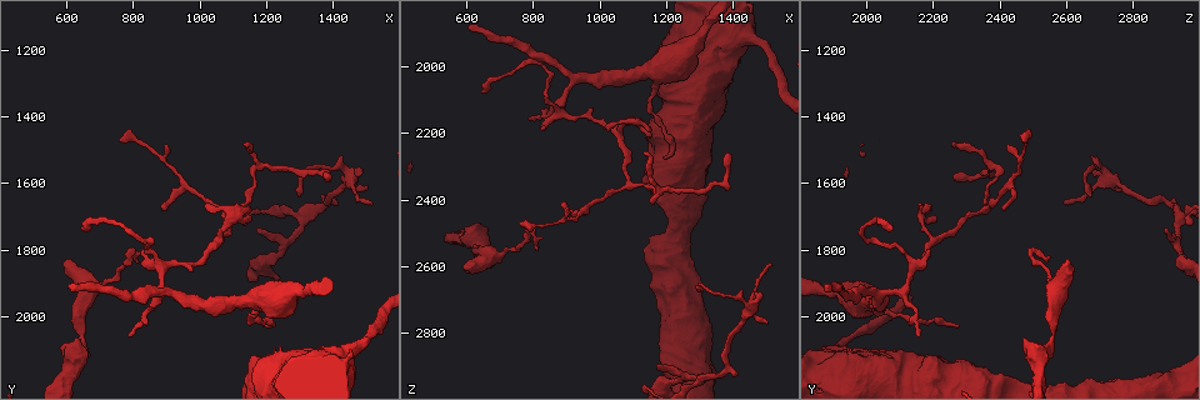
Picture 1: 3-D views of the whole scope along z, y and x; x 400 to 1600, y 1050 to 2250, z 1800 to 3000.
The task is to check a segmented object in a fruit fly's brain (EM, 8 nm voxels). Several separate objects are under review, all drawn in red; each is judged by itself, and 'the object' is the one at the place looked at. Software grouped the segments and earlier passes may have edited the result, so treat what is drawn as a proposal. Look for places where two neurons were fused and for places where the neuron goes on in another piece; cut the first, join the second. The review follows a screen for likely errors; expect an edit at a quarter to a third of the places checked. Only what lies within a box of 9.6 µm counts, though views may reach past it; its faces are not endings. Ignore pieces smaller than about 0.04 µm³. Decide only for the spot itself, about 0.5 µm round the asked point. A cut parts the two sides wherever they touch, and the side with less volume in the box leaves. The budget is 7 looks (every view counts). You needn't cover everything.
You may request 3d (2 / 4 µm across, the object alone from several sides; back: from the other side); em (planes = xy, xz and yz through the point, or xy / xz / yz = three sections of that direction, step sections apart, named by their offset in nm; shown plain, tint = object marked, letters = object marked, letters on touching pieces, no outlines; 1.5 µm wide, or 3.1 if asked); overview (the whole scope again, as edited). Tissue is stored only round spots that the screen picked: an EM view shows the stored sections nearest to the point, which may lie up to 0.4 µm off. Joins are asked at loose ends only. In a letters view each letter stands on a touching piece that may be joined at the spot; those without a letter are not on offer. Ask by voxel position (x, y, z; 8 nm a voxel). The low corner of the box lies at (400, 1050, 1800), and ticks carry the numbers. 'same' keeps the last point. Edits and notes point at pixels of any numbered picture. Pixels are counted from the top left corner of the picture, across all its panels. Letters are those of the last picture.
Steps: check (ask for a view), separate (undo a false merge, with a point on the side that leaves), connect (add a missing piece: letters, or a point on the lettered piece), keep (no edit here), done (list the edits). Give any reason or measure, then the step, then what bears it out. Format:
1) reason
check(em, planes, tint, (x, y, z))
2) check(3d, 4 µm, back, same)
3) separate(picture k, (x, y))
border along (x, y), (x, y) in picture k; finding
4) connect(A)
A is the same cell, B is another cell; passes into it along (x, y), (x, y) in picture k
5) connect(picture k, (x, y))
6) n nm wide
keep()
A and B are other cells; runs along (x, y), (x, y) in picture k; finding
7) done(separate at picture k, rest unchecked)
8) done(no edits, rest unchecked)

thin end
check(3d, 4 µm, (1510, 1660, 2600))

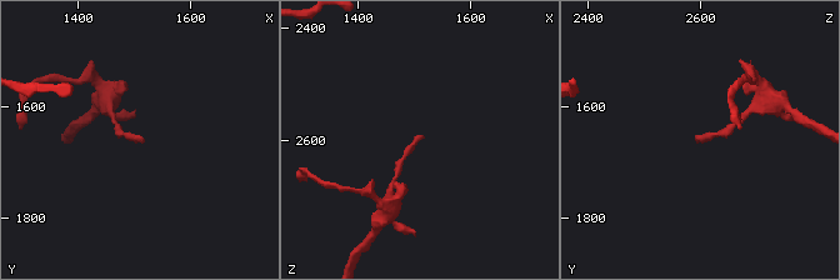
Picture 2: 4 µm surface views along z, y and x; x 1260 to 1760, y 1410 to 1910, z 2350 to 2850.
check(em, xz, step 8, letters, (1510, 1665, 2590))

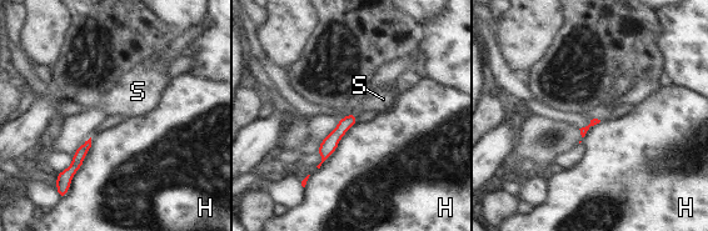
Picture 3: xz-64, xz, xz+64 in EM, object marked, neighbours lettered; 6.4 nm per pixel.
keep()
H and S are other cells; border along (350, 113), (357, 114) in picture 3; no lettered piece goes on from it

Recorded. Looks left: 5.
thin end
check(em, planes, letters, (1390, 1580, 2250))

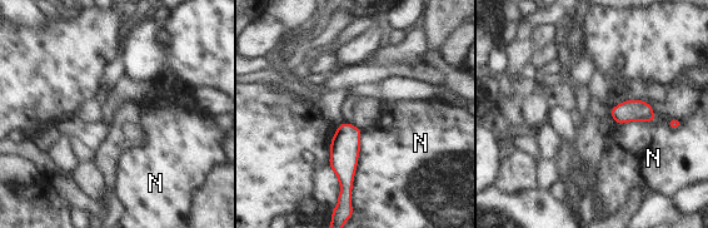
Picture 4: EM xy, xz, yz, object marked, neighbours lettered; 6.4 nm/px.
N touches over 440 nm
keep()
N is another cell; no lettered piece goes on from it

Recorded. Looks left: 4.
check(3d, 4 µm, (1150, 1580, 2400))

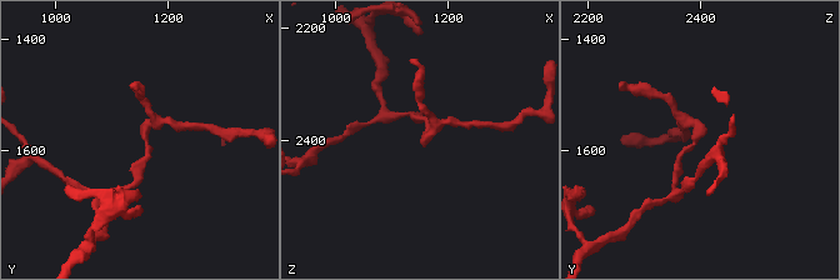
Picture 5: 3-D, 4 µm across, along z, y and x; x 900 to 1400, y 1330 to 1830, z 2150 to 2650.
check(em, yz, step 8, letters, (1165, 1575, 2390))

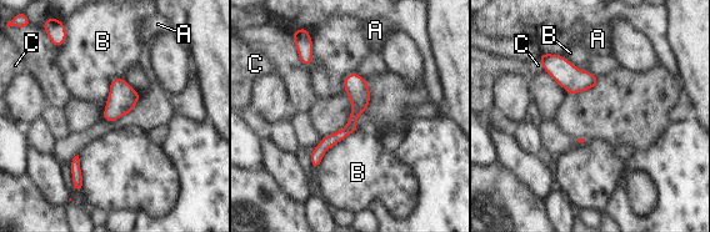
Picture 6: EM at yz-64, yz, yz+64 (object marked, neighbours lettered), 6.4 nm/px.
B touches over 280 nm
keep()
A, B and C are other cells; border along (124, 77), (111, 80), (101, 115) in picture 6; one neuron here

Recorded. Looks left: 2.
done(no edits, rest unchecked)

